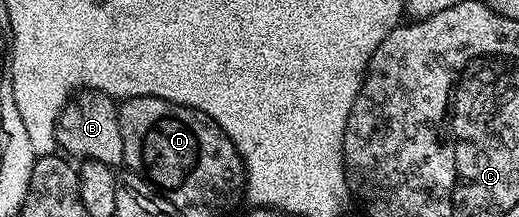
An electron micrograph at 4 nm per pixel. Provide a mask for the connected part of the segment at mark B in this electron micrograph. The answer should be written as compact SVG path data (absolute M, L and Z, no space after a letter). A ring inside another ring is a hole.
M94 88L75 91L66 101L54 123L54 138L63 153L71 157L82 156L83 161L95 160L111 166L121 165L124 161L124 138L120 138L118 104L115 97L97 92Z

